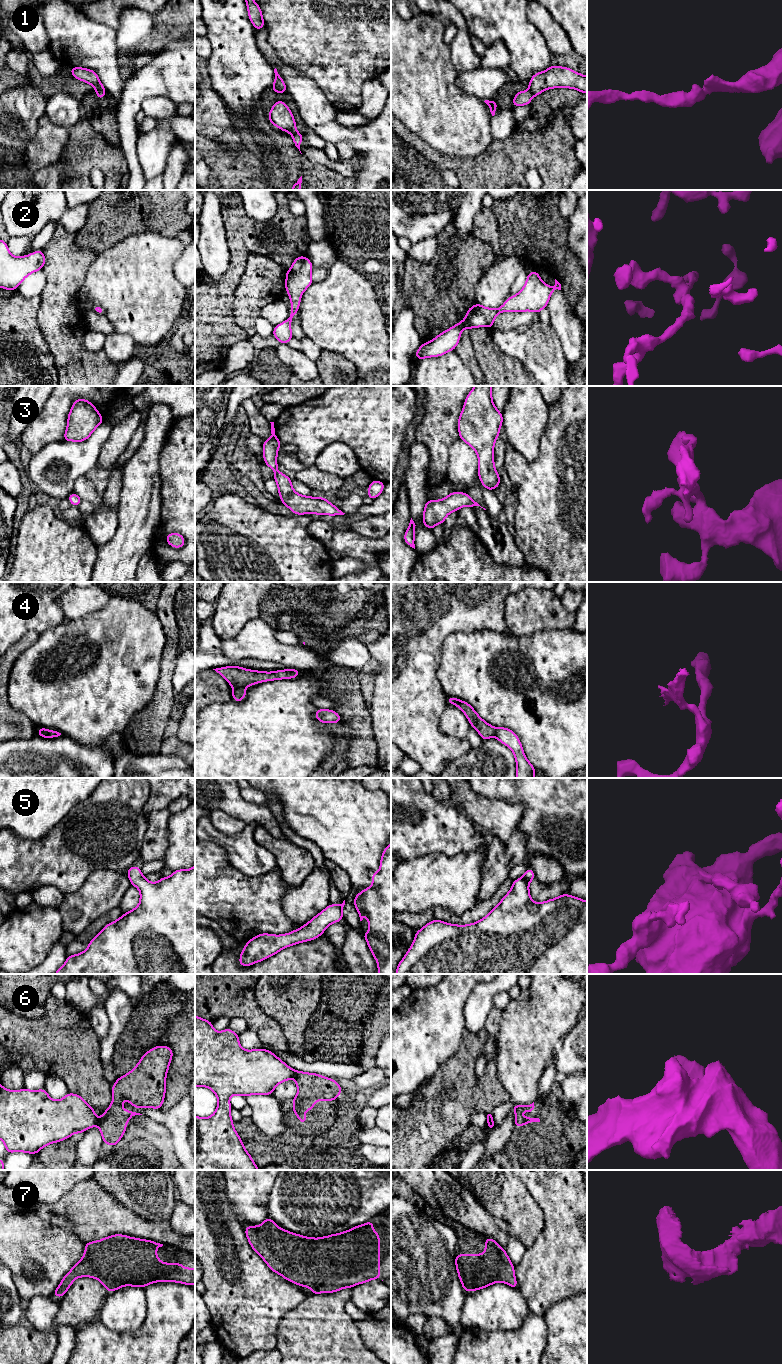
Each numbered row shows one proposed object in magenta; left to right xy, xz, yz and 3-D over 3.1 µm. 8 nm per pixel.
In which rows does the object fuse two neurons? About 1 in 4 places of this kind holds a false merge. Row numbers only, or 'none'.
4, 6

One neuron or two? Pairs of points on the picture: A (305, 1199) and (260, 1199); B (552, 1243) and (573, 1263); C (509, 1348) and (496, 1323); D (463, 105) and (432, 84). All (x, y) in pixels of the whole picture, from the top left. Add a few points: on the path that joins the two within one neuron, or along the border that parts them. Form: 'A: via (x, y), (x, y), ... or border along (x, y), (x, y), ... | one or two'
A: border along (274, 1180), (269, 1195), (267, 1215) | two
B: via (557, 1248), (568, 1258) | one
C: border along (522, 1322), (511, 1330), (477, 1327) | two
D: via (455, 105), (450, 105), (437, 92) | one

